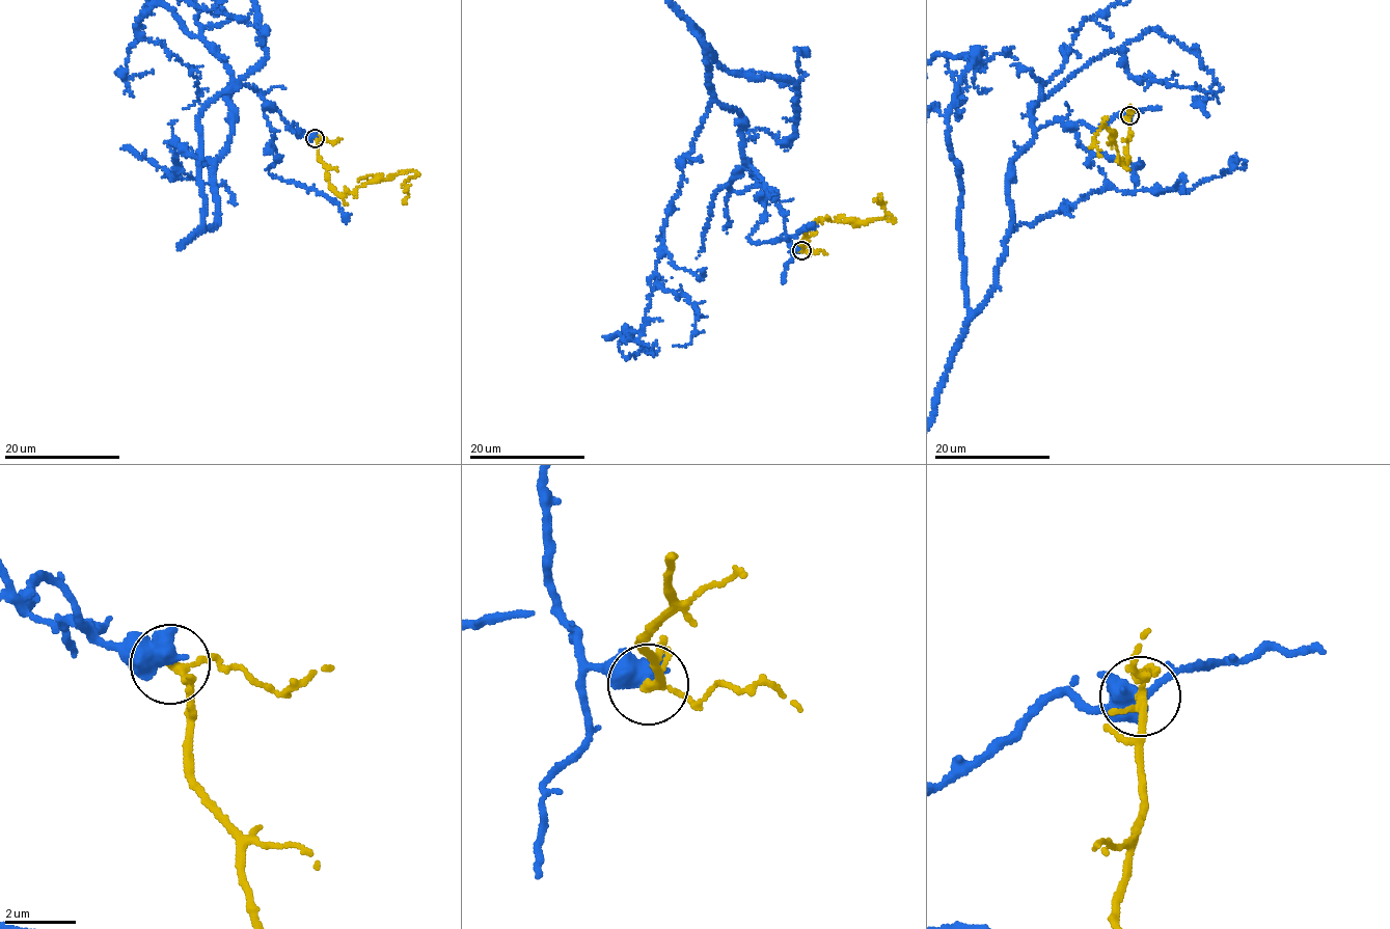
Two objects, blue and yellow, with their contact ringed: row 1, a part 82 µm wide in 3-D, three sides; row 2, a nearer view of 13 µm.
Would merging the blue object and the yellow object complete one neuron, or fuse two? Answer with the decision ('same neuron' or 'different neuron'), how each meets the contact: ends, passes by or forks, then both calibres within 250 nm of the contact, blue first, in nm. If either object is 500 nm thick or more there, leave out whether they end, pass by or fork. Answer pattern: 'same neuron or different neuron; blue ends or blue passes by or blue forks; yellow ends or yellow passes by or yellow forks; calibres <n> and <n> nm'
different neuron; calibres 750 and 160 nm

